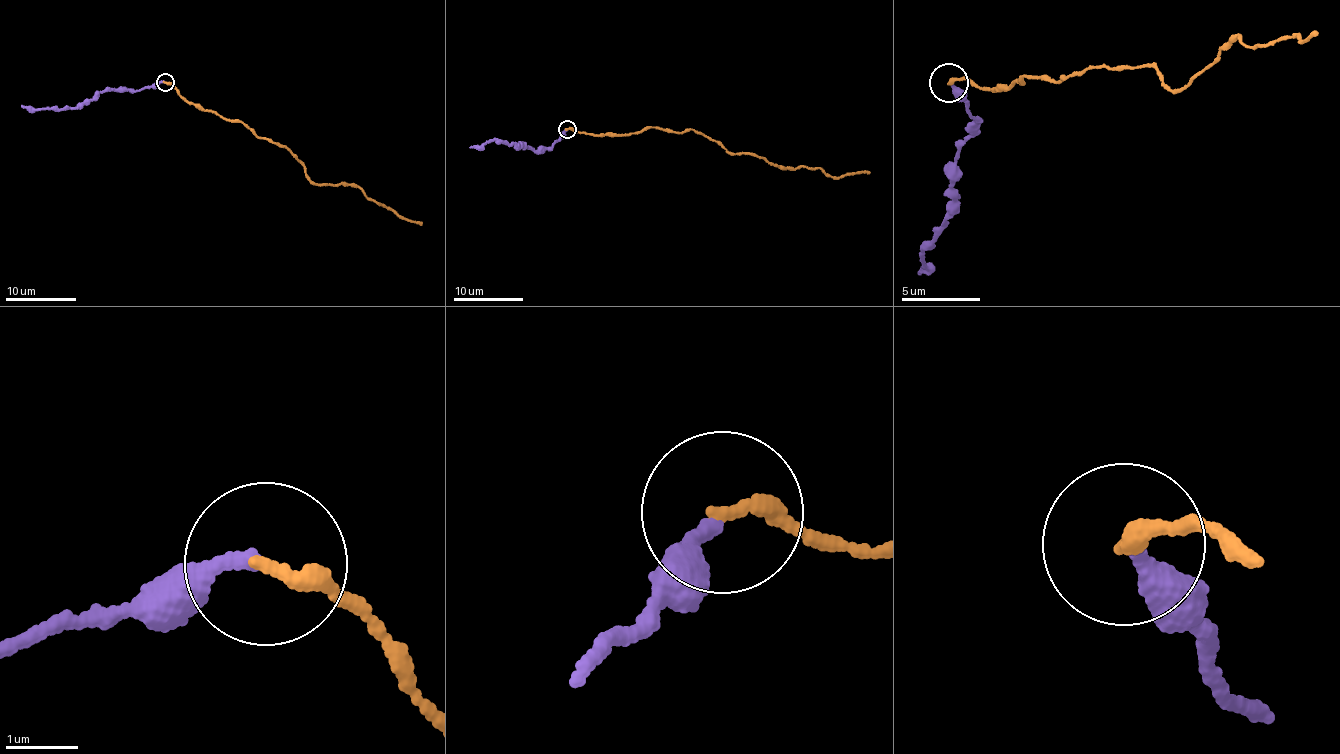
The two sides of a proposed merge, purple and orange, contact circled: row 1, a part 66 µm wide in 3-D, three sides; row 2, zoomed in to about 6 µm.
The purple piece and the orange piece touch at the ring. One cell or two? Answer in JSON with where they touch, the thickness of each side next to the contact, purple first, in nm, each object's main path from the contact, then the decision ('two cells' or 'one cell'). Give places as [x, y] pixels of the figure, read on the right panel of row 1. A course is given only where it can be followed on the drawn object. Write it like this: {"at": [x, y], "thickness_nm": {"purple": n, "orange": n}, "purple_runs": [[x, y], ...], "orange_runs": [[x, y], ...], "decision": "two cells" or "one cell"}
{"at": [949, 83], "thickness_nm": {"purple": 200, "orange": 240}, "purple_runs": [[949, 82], [962, 89], [977, 117], [961, 144], [951, 179], [946, 223], [918, 253], [924, 268], [917, 272]], "orange_runs": [[949, 82], [995, 90], [1147, 65], [1180, 91], [1241, 35], [1251, 47], [1314, 30]], "decision": "two cells"}

